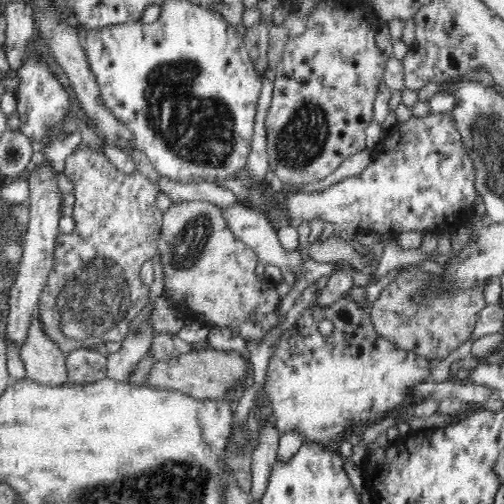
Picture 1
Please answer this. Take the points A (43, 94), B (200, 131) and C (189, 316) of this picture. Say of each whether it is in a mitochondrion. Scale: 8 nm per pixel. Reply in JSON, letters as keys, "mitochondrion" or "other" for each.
{"A":"mitochondrion","B":"mitochondrion","C":"other"}

